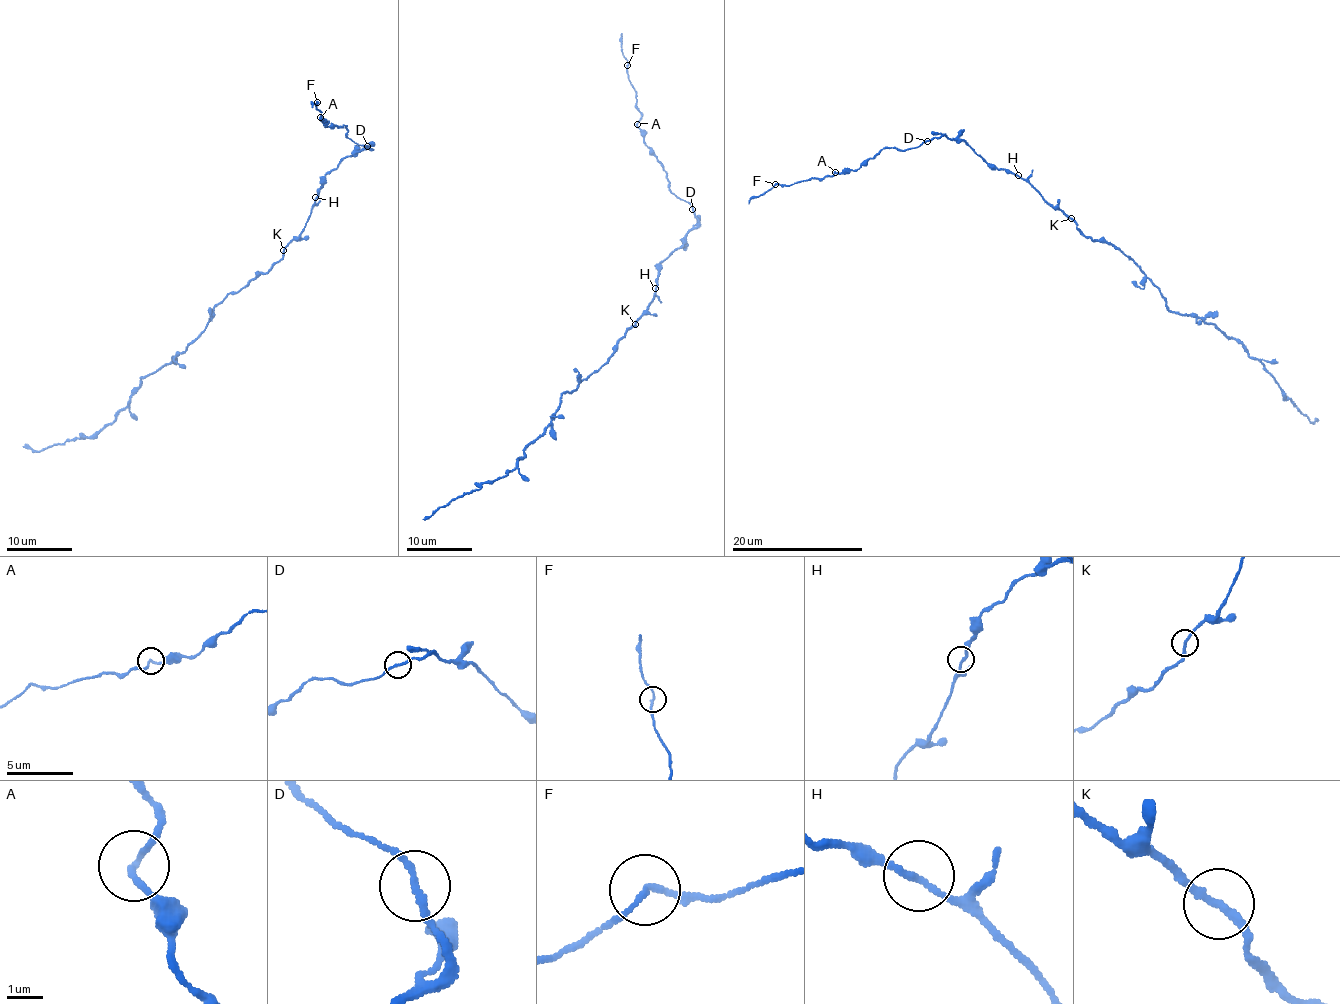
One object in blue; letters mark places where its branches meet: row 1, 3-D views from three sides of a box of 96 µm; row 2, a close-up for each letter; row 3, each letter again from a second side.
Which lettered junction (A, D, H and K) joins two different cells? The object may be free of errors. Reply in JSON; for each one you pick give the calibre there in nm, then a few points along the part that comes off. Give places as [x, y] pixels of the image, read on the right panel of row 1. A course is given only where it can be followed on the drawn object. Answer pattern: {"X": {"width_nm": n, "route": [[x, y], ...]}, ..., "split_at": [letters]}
{"split_at": []}

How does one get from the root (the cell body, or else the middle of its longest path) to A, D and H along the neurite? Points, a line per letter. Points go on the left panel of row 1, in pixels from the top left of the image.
A: (283, 252), (305, 225), (322, 180), (371, 145), (356, 144), (347, 126), (326, 127), (321, 118)
D: (283, 252), (305, 225), (322, 180), (345, 158), (367, 146)
H: (283, 252), (301, 232), (315, 197)

